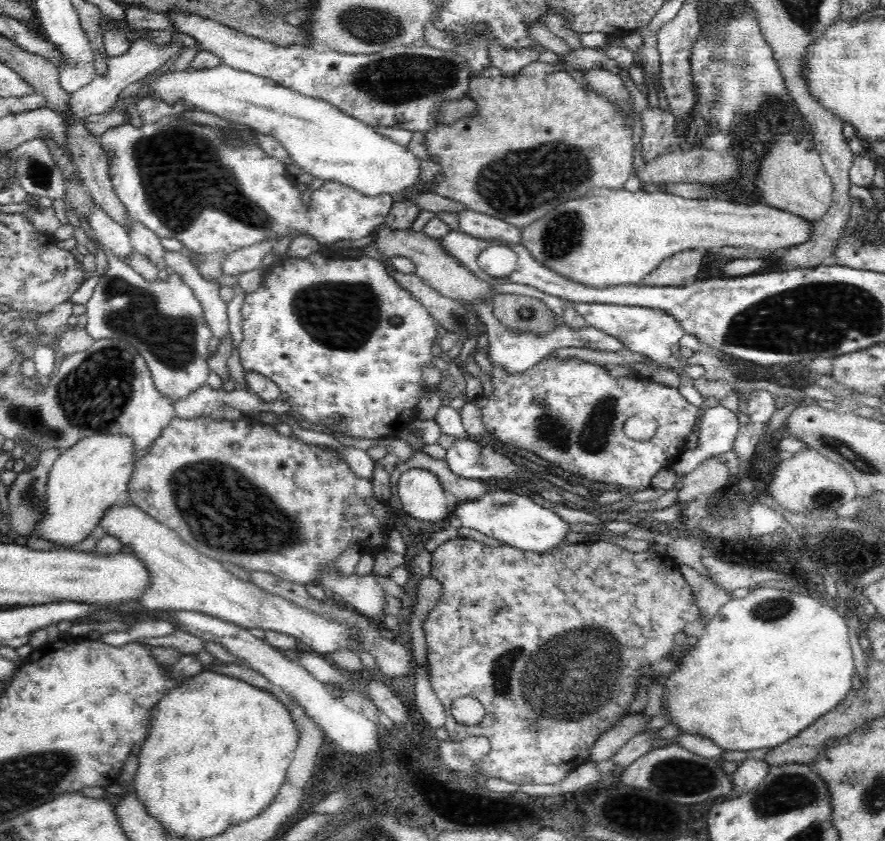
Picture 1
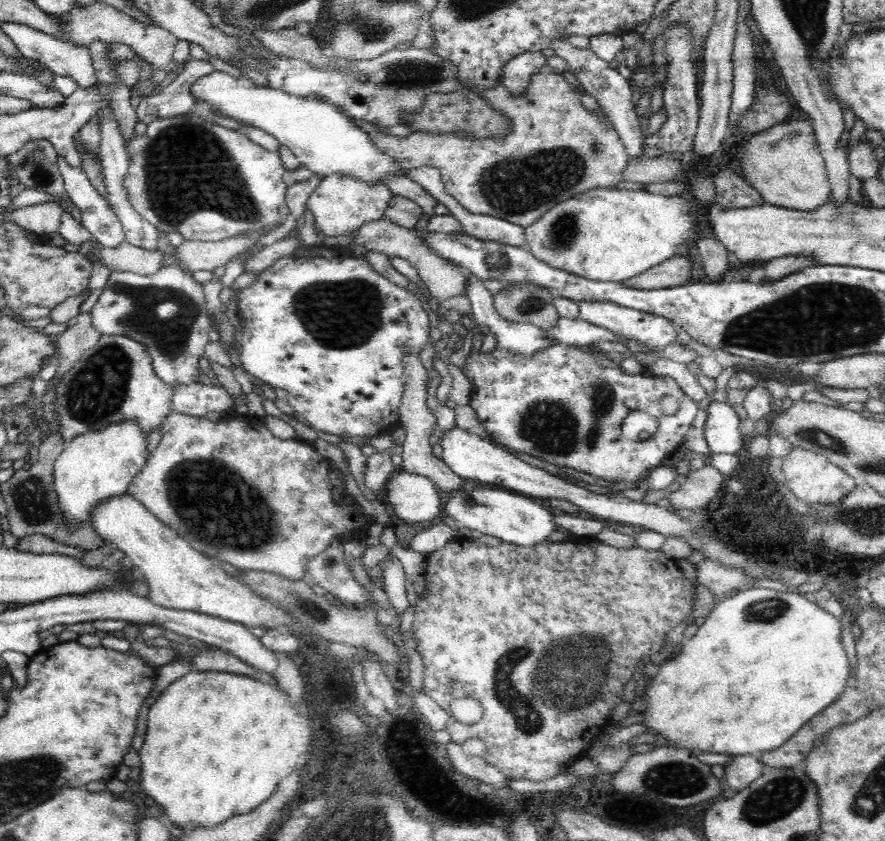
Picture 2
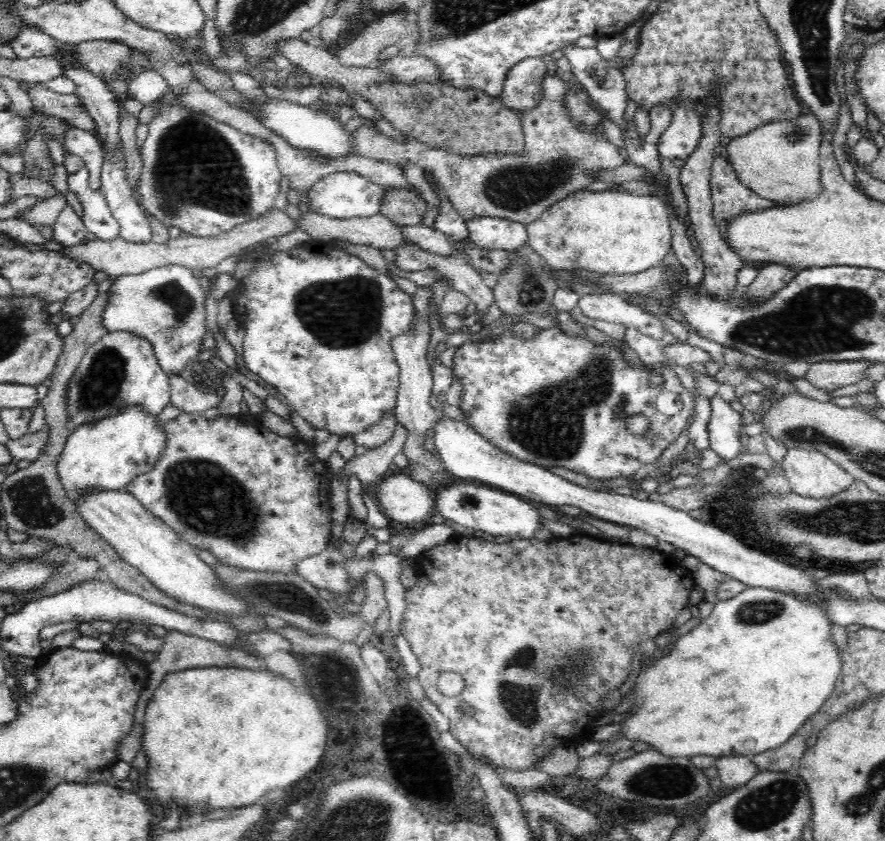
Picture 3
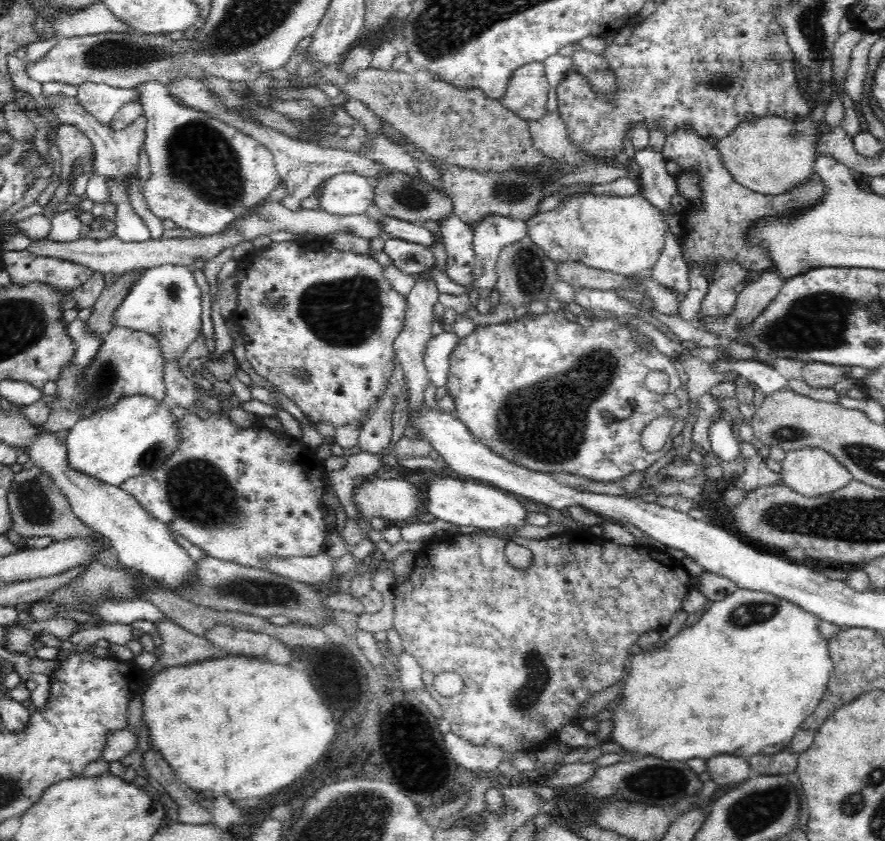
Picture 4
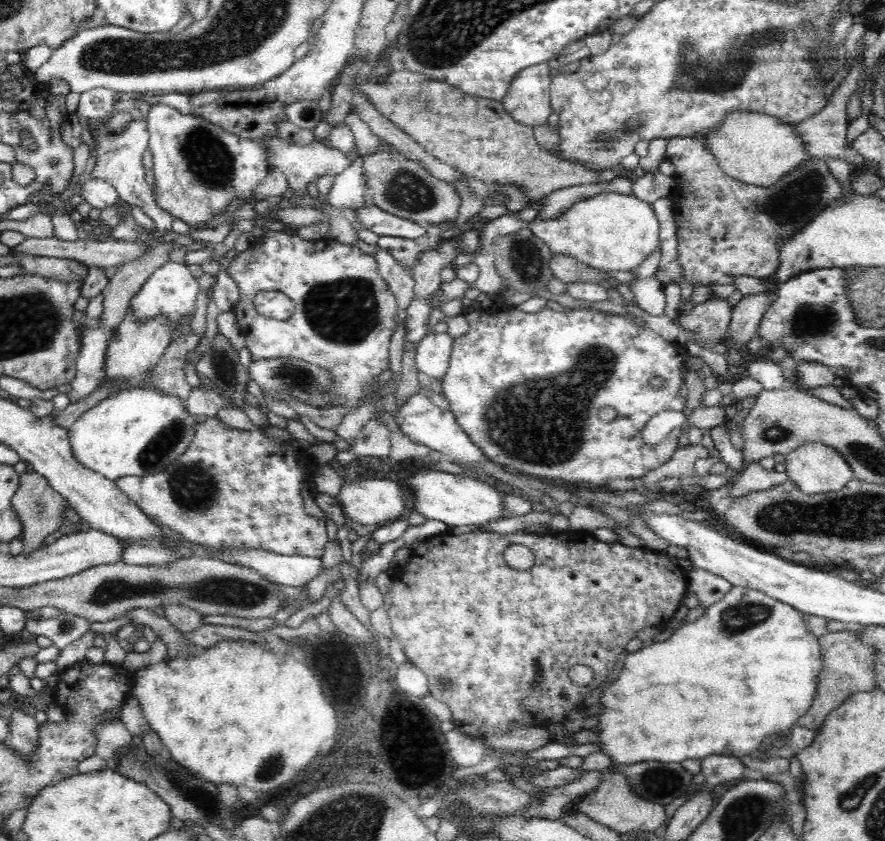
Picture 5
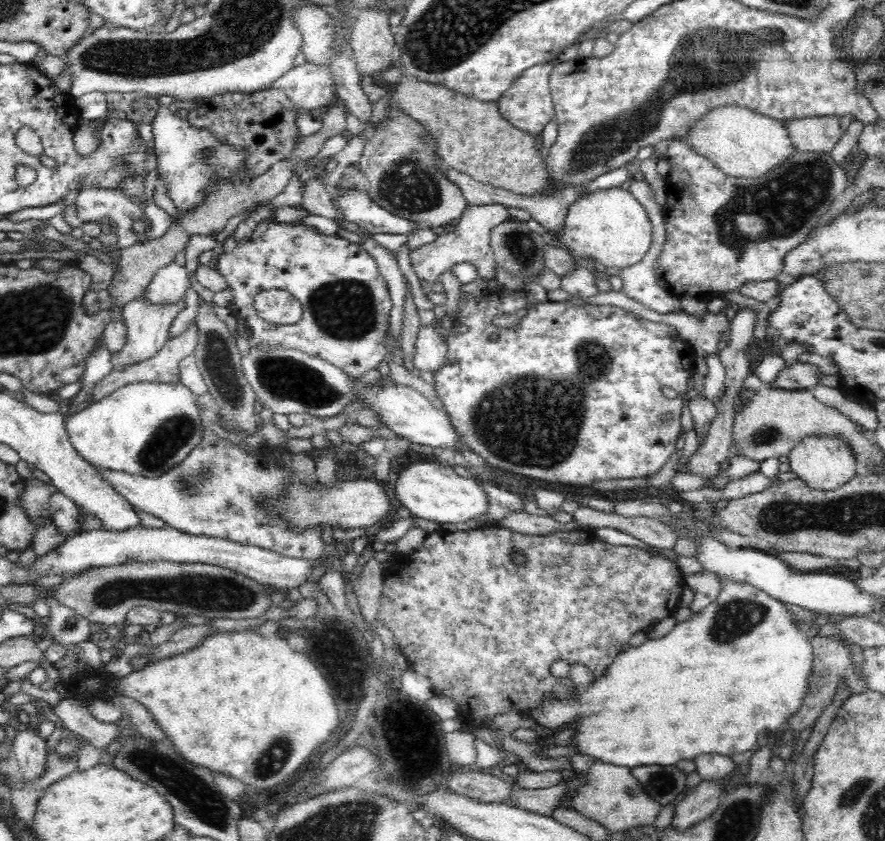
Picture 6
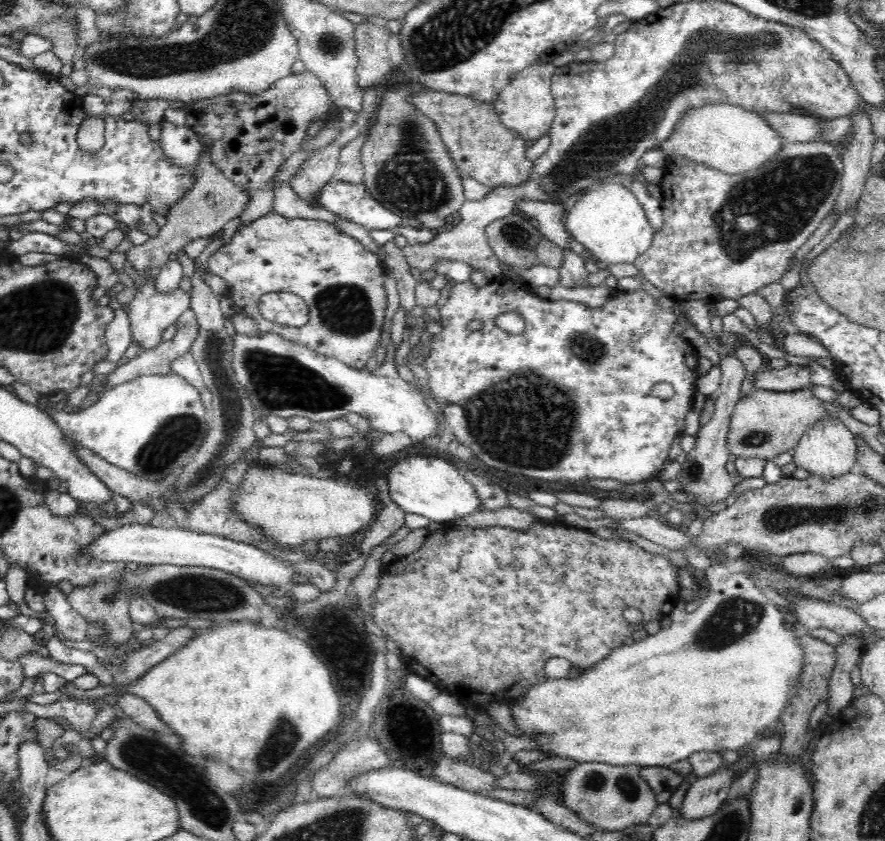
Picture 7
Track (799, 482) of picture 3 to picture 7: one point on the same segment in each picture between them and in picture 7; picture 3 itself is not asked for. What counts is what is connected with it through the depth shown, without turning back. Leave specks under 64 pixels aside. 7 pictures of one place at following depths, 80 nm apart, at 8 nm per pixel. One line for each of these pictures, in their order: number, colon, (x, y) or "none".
4: (811, 472)
5: (816, 468)
6: (825, 462)
7: (828, 450)

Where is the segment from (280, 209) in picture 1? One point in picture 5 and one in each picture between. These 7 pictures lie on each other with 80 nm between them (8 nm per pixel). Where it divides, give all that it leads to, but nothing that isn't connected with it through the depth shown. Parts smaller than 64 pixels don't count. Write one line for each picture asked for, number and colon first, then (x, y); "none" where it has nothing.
2: (187, 175)
3: (203, 176)
4: (205, 173)
5: (200, 169)

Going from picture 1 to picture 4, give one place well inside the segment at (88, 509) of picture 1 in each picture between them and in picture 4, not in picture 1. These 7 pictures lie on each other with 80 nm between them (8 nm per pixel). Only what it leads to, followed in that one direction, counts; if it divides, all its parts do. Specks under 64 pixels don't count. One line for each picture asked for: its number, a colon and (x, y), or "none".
2: (95, 466)
3: (106, 455)
4: (136, 435)

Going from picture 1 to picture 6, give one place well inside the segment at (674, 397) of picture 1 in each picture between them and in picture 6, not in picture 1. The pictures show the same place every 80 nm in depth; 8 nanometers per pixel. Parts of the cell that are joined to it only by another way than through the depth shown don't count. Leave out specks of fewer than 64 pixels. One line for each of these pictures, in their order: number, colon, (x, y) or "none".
2: (565, 405)
3: (556, 400)
4: (533, 391)
5: (527, 388)
6: (606, 417)

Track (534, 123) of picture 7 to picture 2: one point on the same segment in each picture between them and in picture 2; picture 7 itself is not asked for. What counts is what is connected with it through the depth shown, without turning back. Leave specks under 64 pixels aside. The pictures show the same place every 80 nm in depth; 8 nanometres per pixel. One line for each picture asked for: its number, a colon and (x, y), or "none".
2: (516, 72)
3: (522, 89)
4: (527, 92)
5: (528, 100)
6: (527, 104)

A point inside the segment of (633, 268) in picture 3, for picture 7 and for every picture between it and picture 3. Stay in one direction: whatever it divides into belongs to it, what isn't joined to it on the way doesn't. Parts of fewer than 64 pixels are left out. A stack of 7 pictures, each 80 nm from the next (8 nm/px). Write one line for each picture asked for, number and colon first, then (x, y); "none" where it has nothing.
4: (622, 234)
5: (611, 231)
6: (610, 226)
7: (609, 221)

